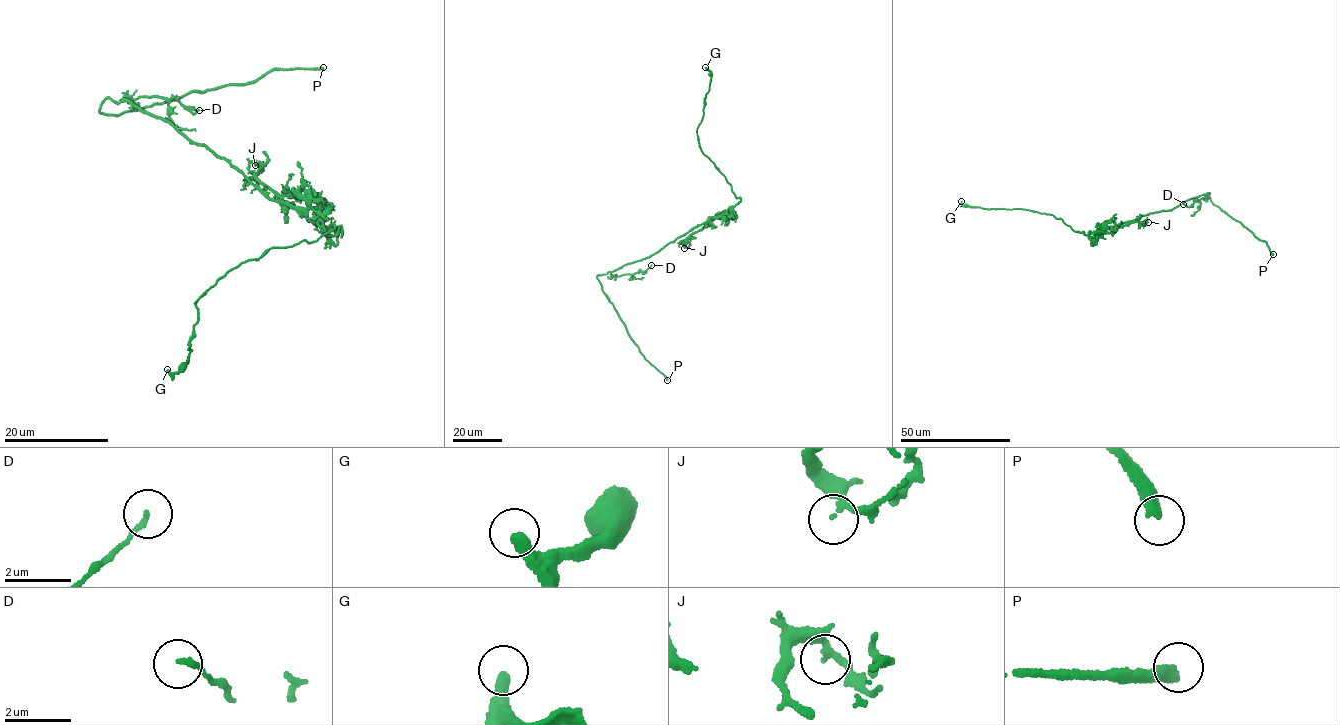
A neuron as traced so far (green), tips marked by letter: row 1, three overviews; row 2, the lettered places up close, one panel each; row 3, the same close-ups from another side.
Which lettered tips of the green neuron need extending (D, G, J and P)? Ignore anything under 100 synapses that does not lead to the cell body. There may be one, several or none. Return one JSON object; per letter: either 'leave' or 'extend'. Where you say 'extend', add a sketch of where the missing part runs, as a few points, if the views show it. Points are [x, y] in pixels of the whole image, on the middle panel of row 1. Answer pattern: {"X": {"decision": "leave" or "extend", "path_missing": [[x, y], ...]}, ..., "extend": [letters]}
{"D": {"decision": "leave"}, "G": {"decision": "leave"}, "J": {"decision": "leave"}, "P": {"decision": "extend"}, "extend": ["P"]}

